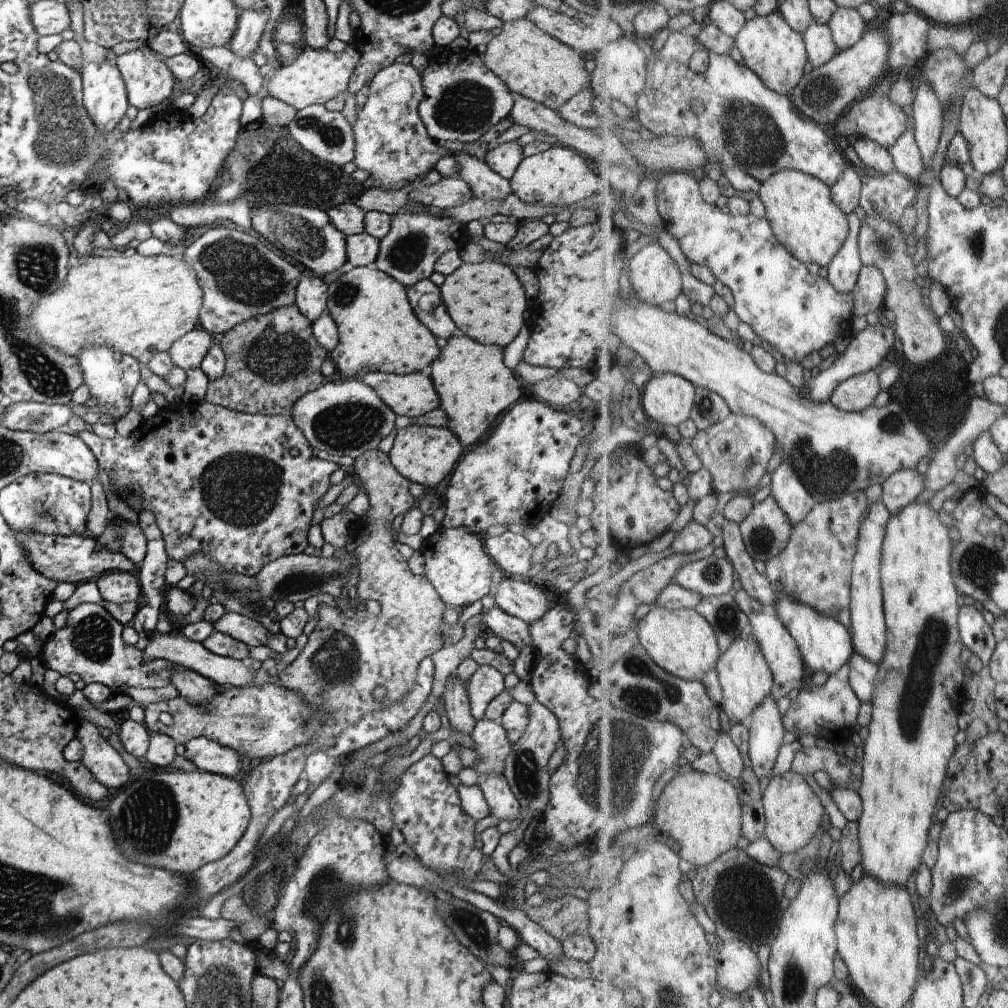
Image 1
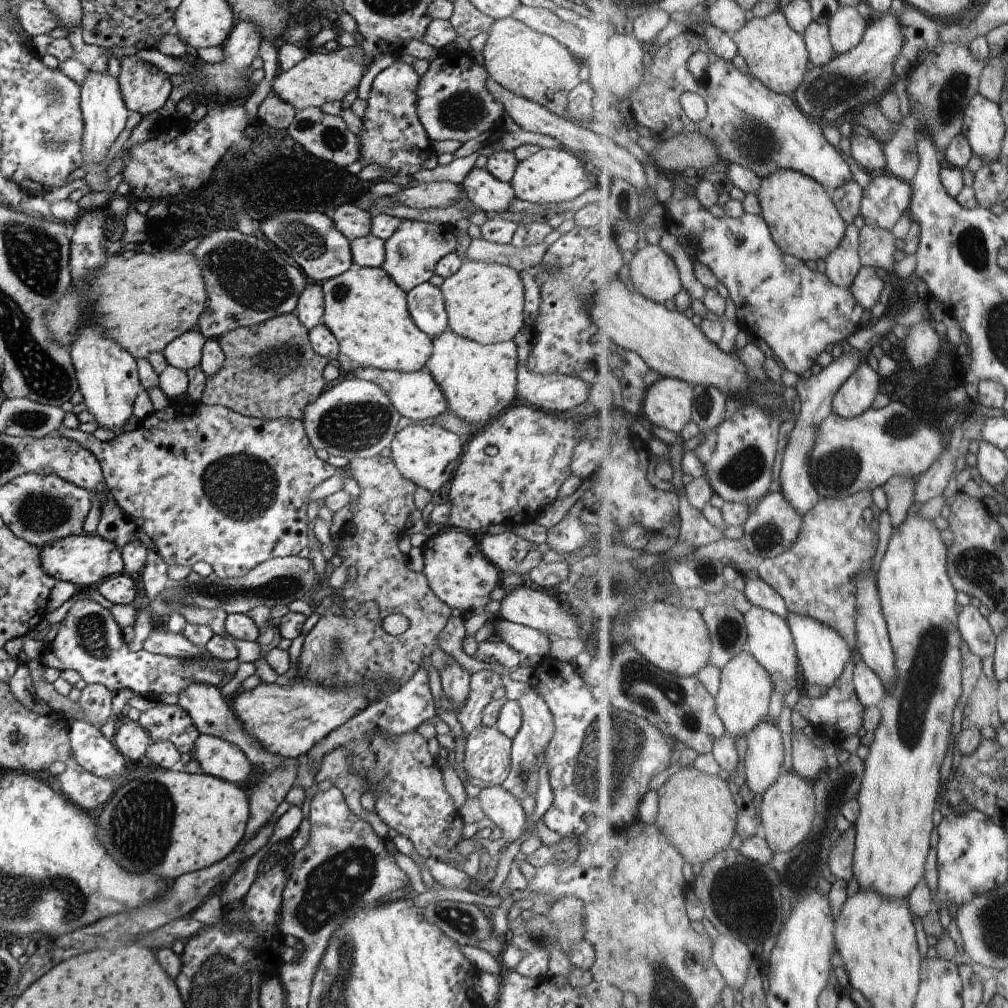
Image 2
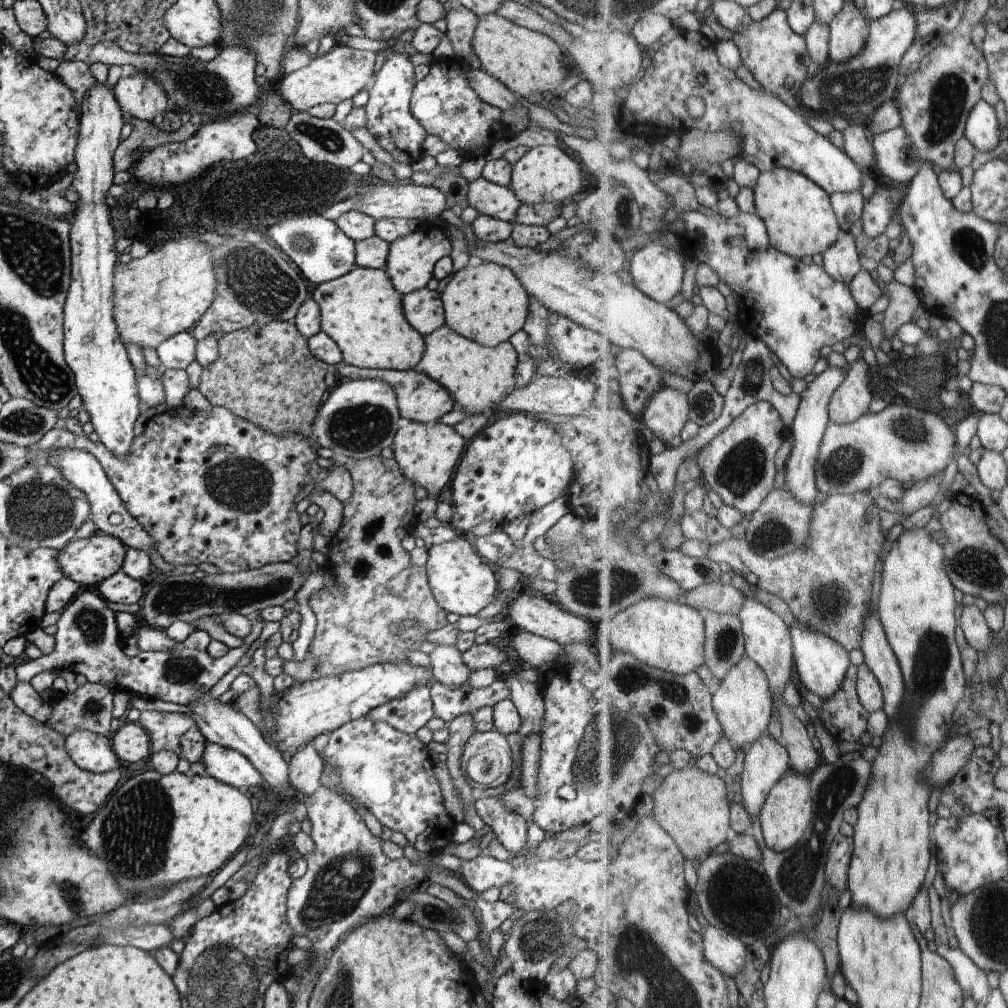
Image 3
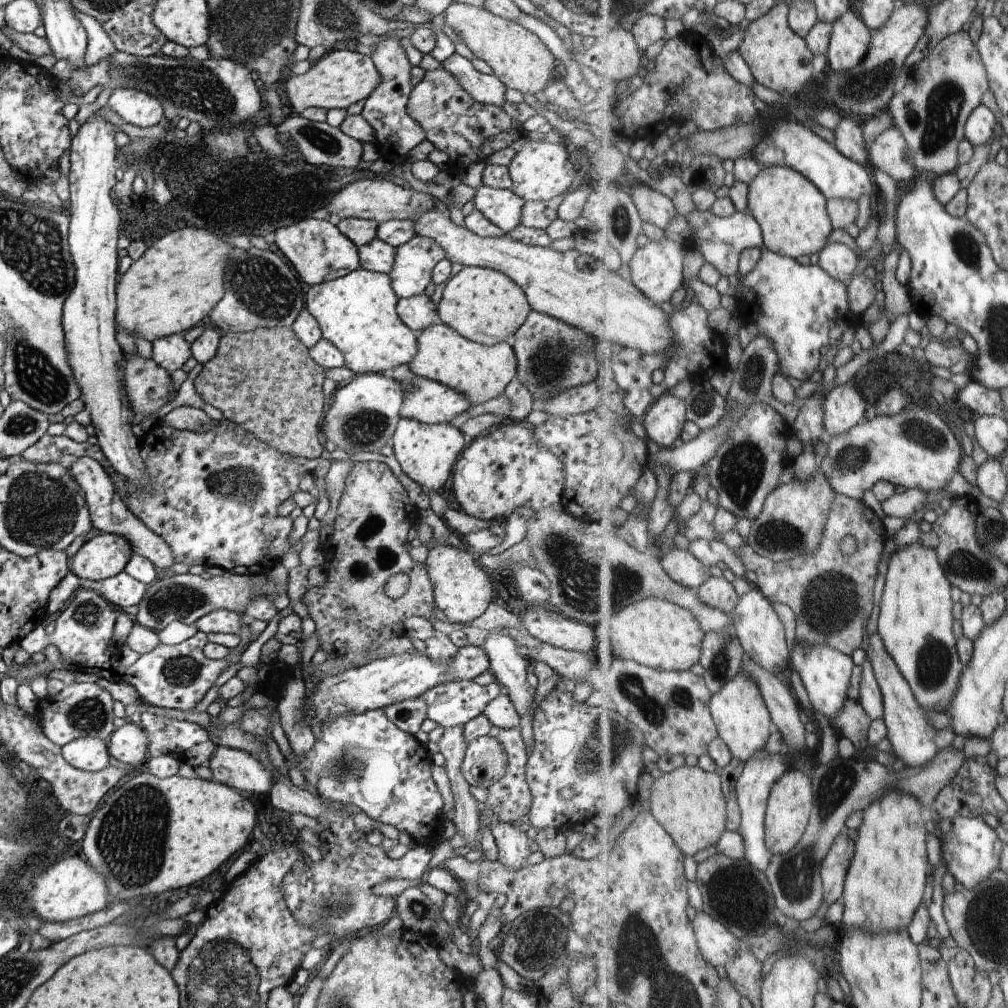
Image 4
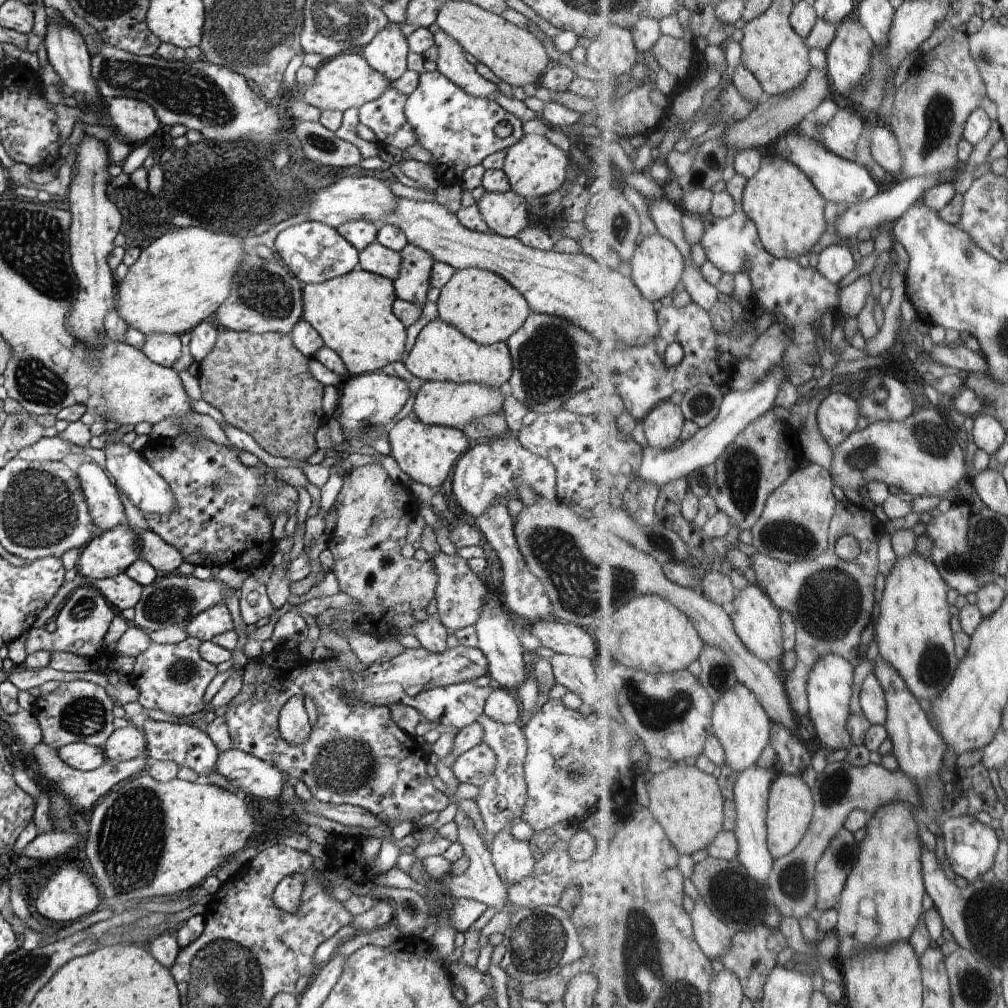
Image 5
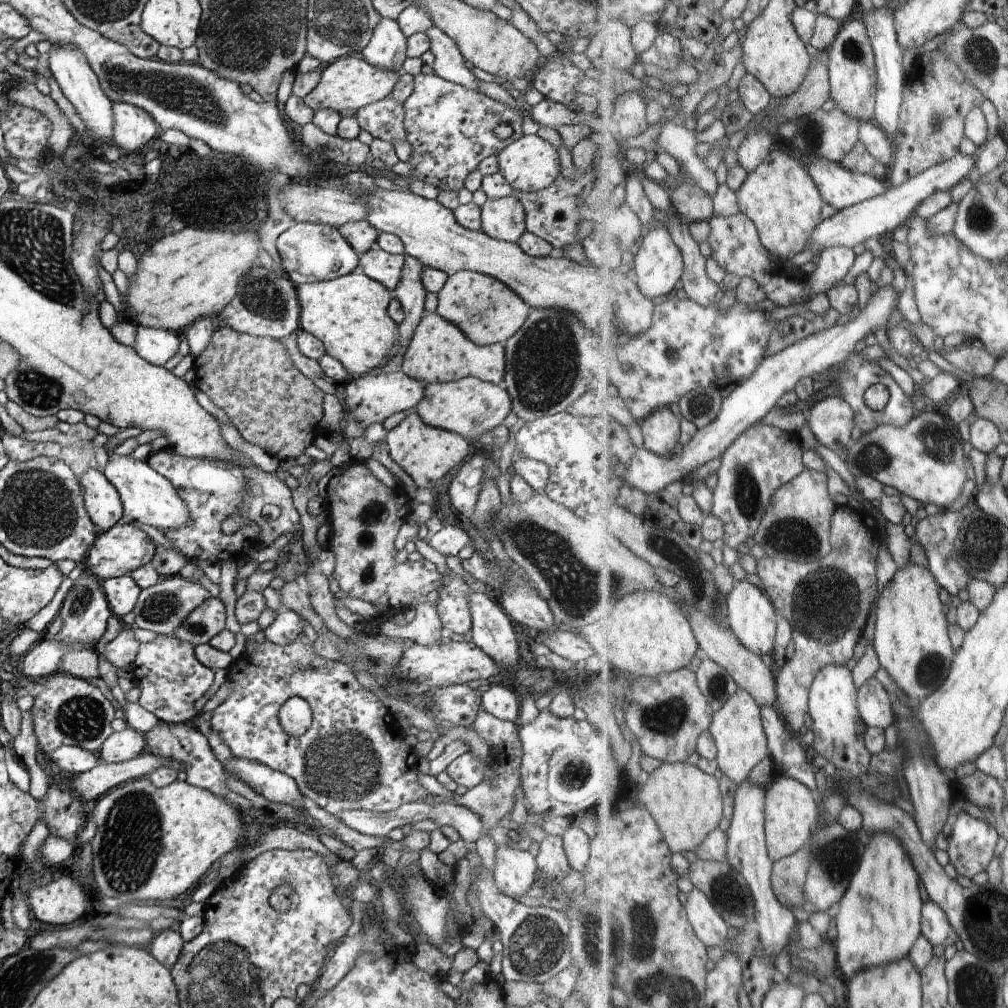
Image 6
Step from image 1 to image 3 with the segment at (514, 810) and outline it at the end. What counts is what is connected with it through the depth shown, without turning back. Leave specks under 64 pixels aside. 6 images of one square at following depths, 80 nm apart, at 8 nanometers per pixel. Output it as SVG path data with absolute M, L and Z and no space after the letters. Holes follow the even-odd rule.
M483 795L474 806L483 822L492 827L500 844L512 857L518 856L526 844L526 819L509 809L498 796Z

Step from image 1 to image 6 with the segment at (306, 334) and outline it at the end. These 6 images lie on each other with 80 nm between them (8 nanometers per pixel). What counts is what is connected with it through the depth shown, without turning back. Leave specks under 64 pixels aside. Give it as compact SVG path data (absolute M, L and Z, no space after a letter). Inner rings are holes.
M226 325L214 331L211 344L193 360L193 384L195 389L205 392L218 408L226 412L231 424L246 442L260 446L279 461L296 459L322 431L320 421L325 393L292 362L281 339L255 337Z

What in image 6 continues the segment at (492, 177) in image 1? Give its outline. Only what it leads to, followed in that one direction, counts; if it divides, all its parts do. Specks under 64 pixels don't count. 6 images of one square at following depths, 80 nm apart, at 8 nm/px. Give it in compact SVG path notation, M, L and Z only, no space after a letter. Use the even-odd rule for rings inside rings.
M515 192L507 197L487 199L481 206L482 231L487 232L495 239L517 243L518 239L525 233L525 210L519 198L514 196Z

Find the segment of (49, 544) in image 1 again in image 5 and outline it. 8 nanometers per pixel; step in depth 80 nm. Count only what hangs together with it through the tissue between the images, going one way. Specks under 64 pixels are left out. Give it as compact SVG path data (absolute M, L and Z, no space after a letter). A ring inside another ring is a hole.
M127 524L95 534L82 548L74 570L84 578L107 579L124 573L137 561L140 540Z

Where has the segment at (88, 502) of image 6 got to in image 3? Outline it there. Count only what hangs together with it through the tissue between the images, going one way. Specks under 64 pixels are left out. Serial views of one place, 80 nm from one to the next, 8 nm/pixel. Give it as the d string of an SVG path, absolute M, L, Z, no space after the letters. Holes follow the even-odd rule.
M66 449L64 454L59 458L59 465L56 468L61 470L62 476L72 486L81 490L88 497L91 517L97 526L98 532L117 538L118 541L123 542L126 548L137 548L150 554L149 550L152 548L153 540L138 524L138 521L130 516L116 489L112 486L110 480L108 480L105 470L93 454L80 449Z

